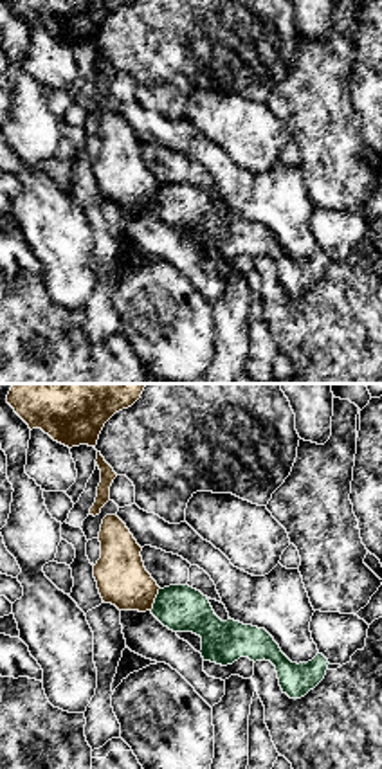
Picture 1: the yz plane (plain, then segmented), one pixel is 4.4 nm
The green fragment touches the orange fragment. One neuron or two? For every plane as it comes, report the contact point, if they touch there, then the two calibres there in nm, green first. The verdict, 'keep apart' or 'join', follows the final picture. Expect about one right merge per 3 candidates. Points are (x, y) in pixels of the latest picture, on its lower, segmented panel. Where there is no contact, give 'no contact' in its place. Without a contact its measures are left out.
meets green at (155, 598); 200 nm thick on the green side, 220 nm on the other

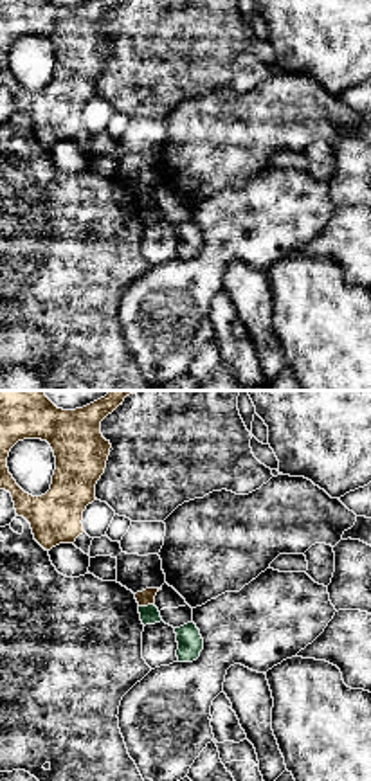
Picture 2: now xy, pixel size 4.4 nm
meets green at (148, 605); 90 nm thick on the green side, 70 nm on the other

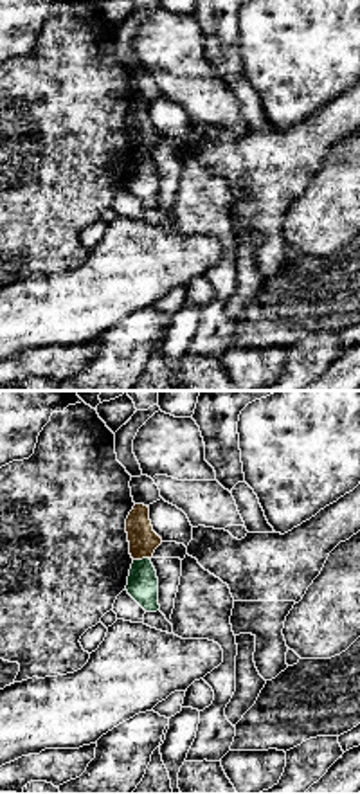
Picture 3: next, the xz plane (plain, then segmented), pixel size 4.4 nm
meets green at (143, 559); 140 nm thick on the green side, 130 nm on the other

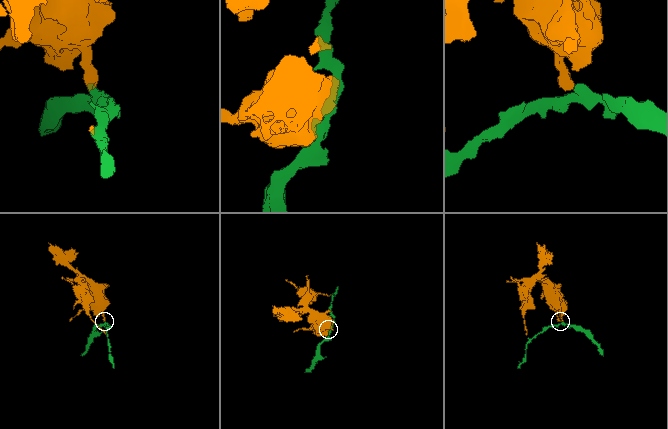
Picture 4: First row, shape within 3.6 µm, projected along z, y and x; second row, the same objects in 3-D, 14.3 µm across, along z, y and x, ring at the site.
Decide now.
keep apart

